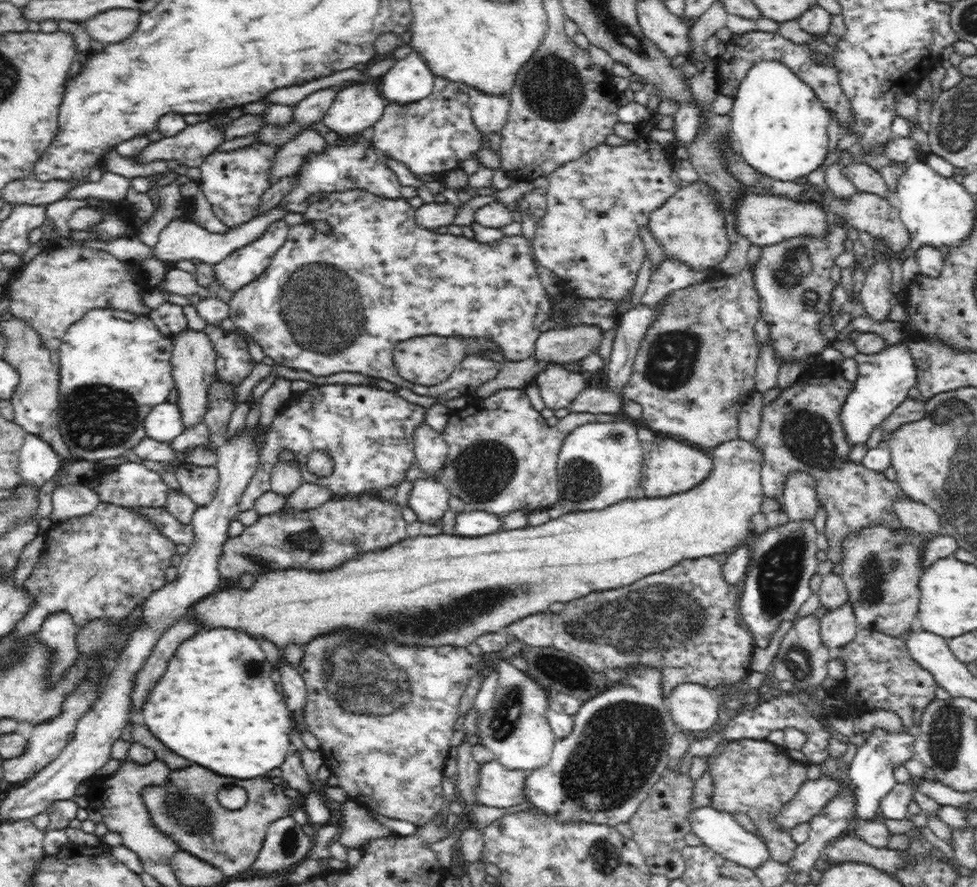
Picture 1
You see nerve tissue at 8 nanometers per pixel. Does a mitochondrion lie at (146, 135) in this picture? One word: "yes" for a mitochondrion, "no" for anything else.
no

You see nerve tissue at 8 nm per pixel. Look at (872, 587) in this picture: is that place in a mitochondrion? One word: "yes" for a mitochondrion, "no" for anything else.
yes

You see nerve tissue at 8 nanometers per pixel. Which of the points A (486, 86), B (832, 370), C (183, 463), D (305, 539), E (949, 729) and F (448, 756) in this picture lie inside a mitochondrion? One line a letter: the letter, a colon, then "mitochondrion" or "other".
A: other
B: other
C: other
D: mitochondrion
E: mitochondrion
F: other

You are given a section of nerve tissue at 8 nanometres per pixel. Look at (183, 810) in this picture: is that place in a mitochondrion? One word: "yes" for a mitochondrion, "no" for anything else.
yes

